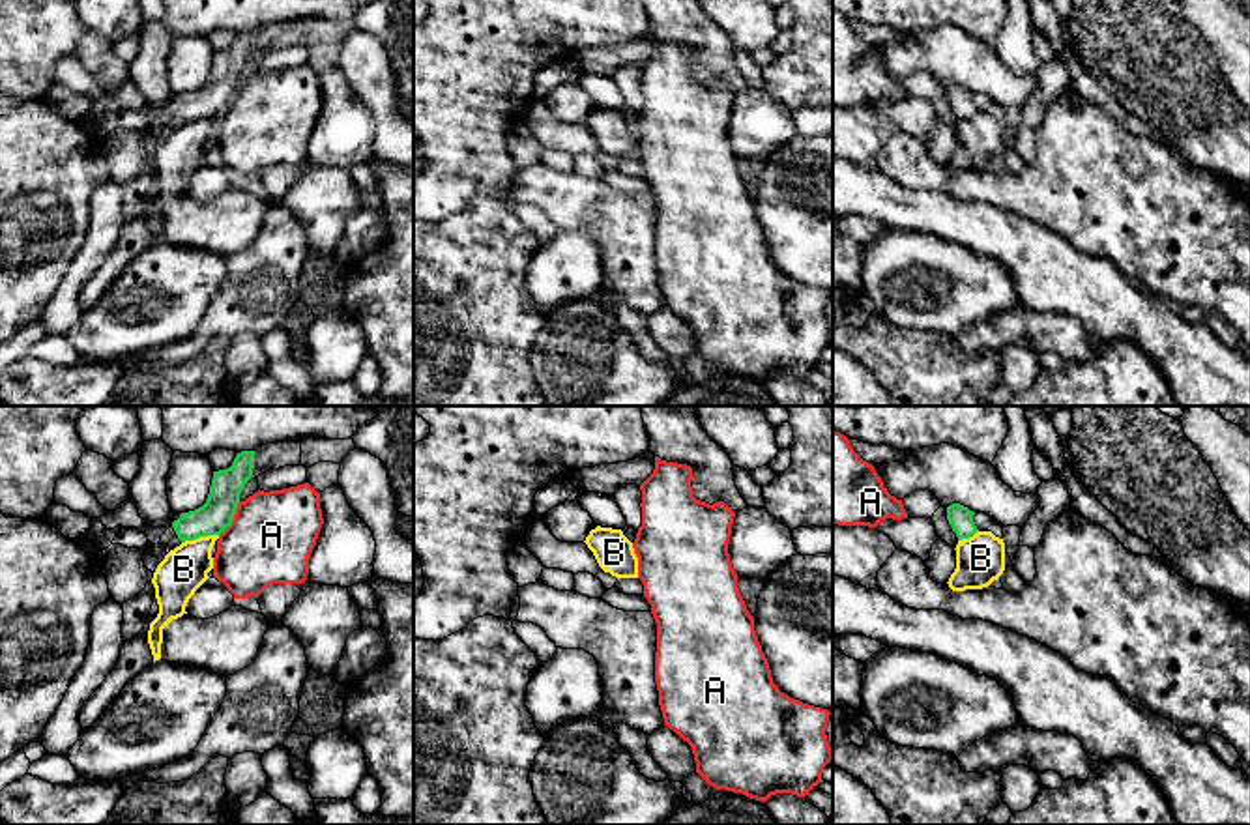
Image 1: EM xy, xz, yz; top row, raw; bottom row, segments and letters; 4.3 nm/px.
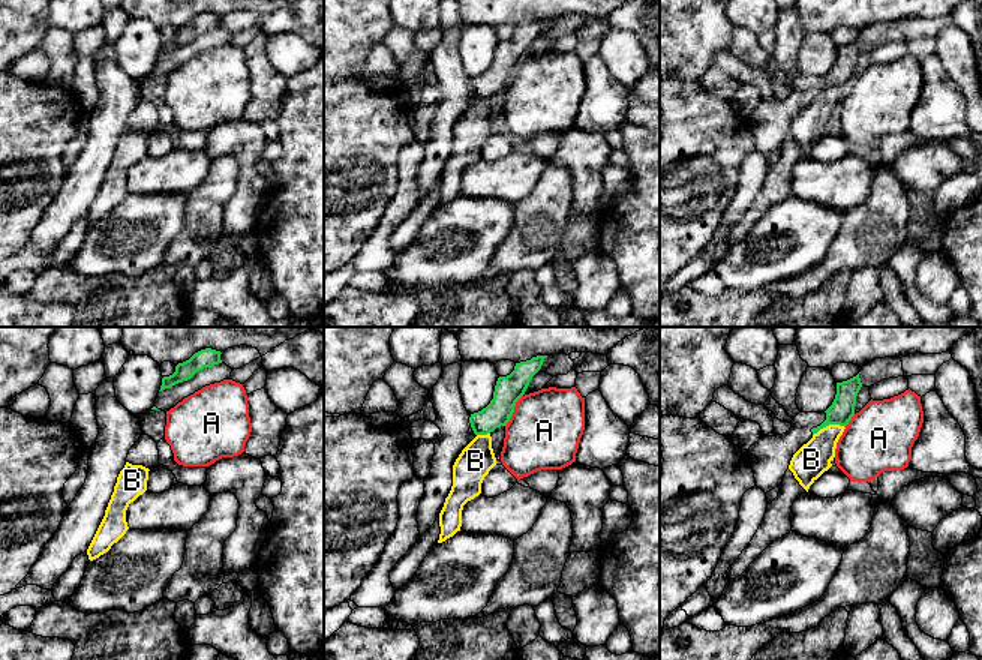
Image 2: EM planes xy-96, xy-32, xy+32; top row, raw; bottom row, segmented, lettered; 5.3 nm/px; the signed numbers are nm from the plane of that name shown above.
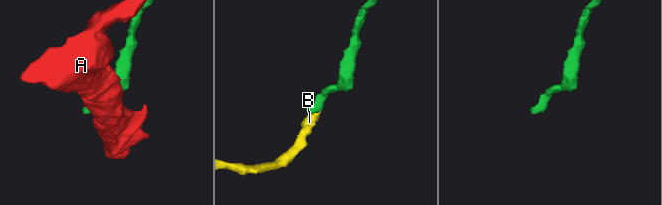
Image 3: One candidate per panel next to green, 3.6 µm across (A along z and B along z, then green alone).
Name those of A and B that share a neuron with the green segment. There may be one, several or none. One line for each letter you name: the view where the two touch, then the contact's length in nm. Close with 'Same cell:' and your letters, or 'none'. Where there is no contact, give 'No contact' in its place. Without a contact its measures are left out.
Same cell: none

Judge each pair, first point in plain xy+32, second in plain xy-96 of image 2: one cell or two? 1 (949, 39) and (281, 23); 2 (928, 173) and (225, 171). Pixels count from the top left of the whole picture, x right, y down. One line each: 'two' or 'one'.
1: two
2: two

